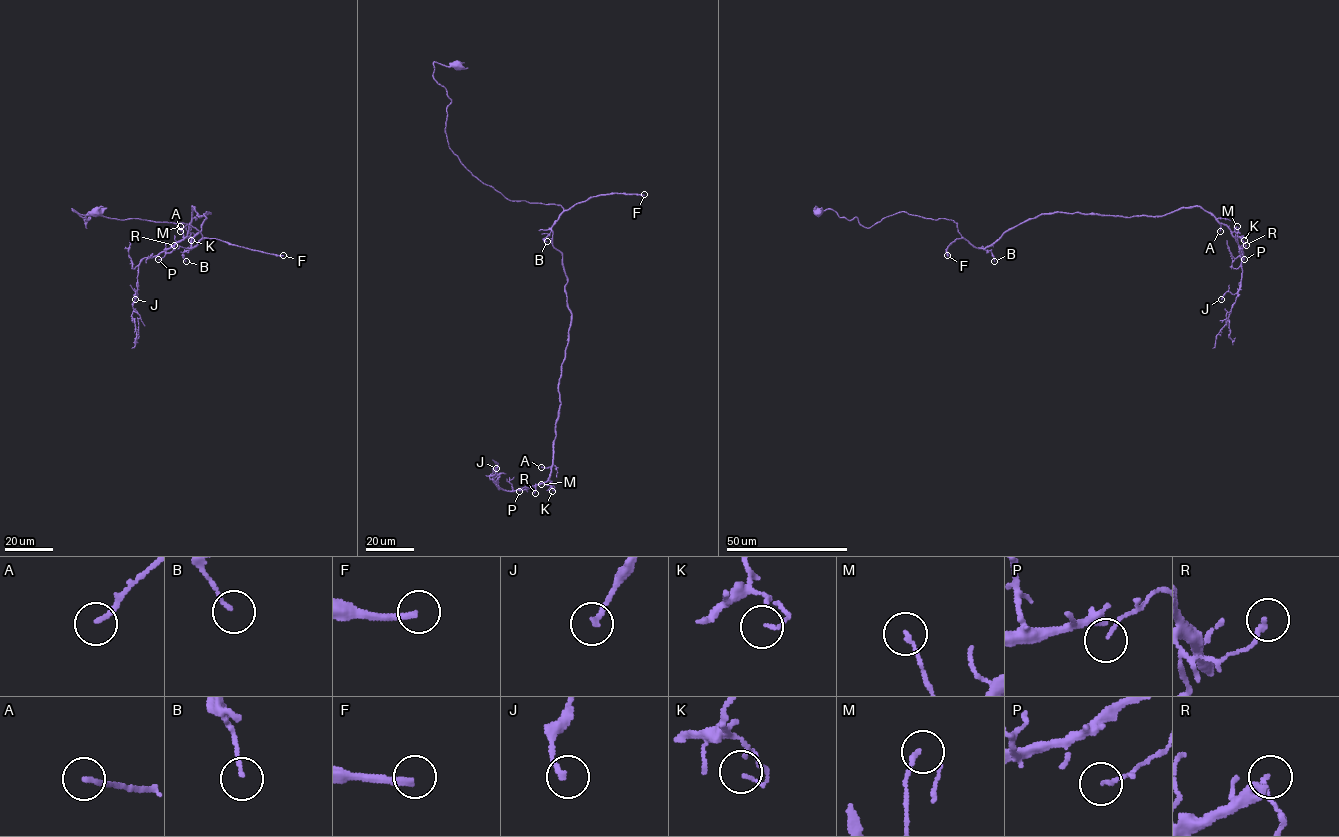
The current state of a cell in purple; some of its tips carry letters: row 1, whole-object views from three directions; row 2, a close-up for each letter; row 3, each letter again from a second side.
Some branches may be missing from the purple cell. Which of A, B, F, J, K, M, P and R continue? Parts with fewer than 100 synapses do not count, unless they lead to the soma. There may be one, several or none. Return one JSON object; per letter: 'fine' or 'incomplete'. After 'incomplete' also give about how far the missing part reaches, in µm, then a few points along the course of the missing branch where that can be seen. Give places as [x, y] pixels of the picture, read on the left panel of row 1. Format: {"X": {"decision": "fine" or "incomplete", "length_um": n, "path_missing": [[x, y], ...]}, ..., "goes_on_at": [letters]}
{"A": {"decision": "fine"}, "B": {"decision": "fine"}, "F": {"decision": "incomplete", "length_um": 250}, "J": {"decision": "fine"}, "K": {"decision": "fine"}, "M": {"decision": "fine"}, "P": {"decision": "fine"}, "R": {"decision": "fine"}, "goes_on_at": ["F"]}

